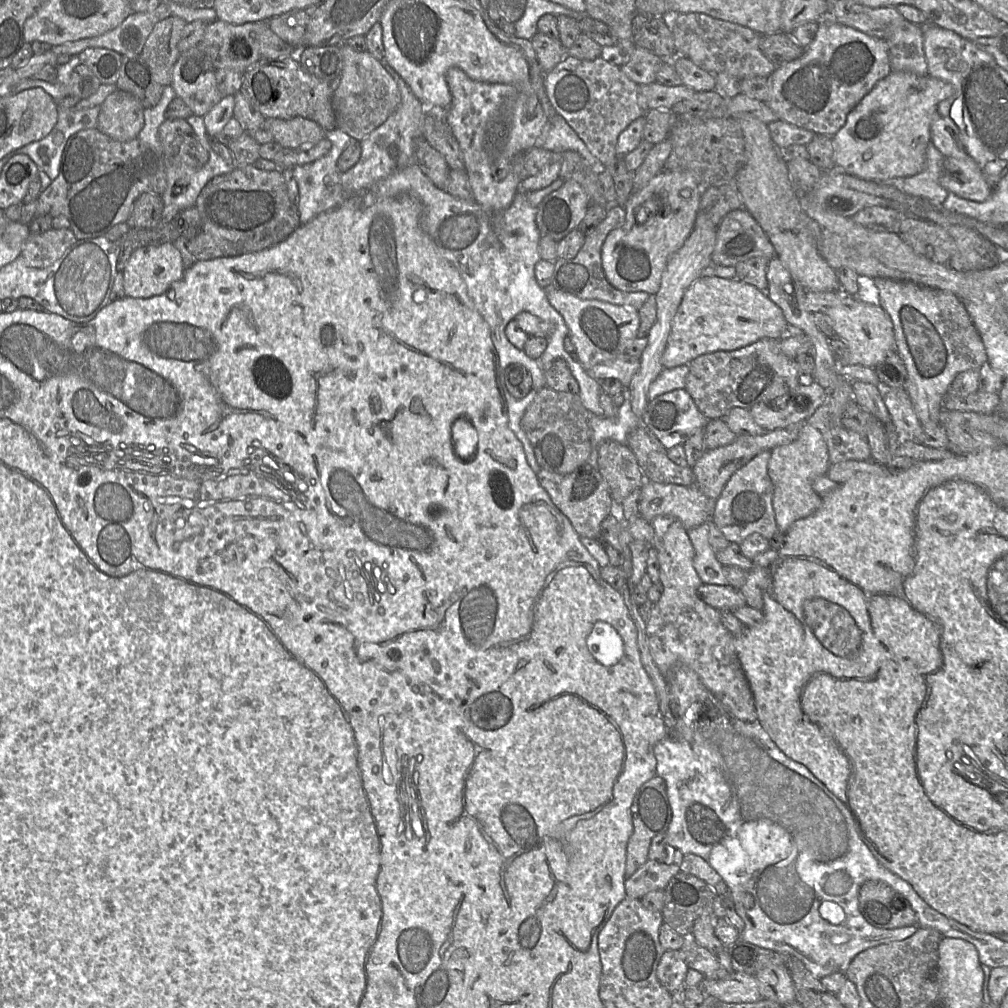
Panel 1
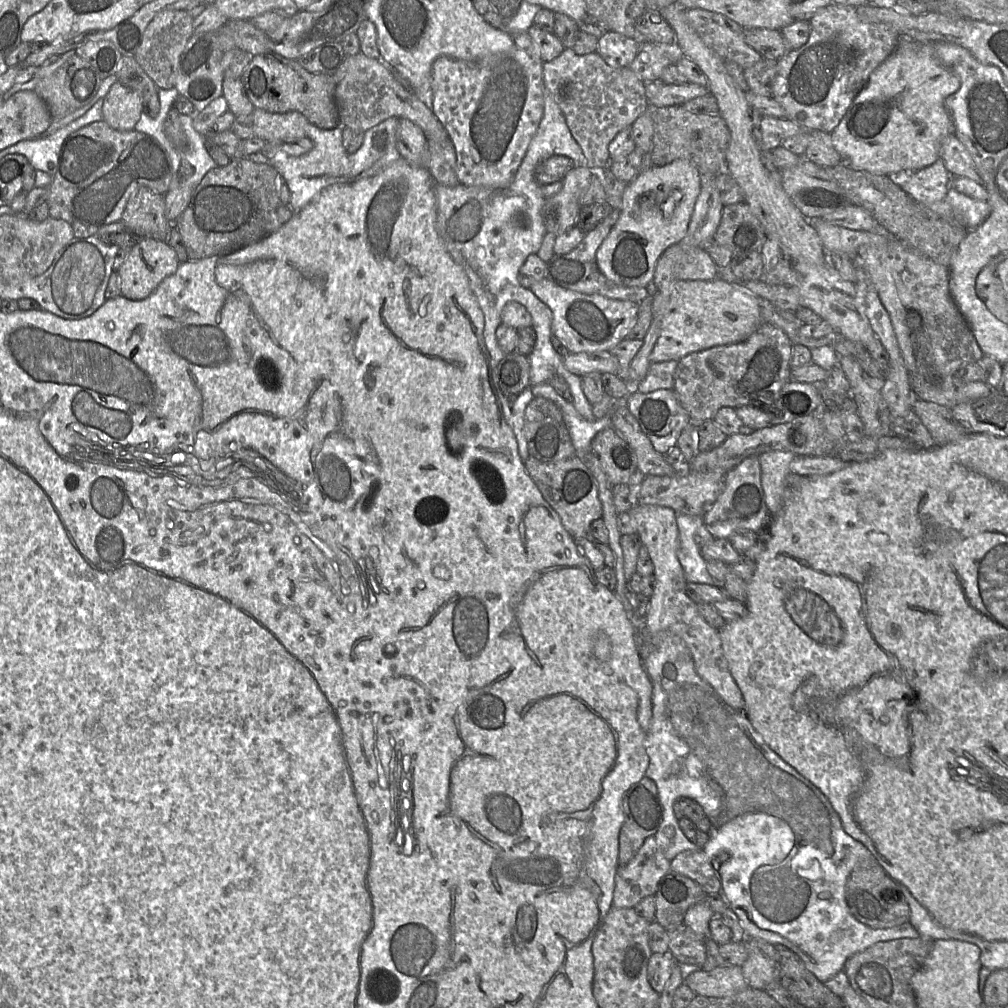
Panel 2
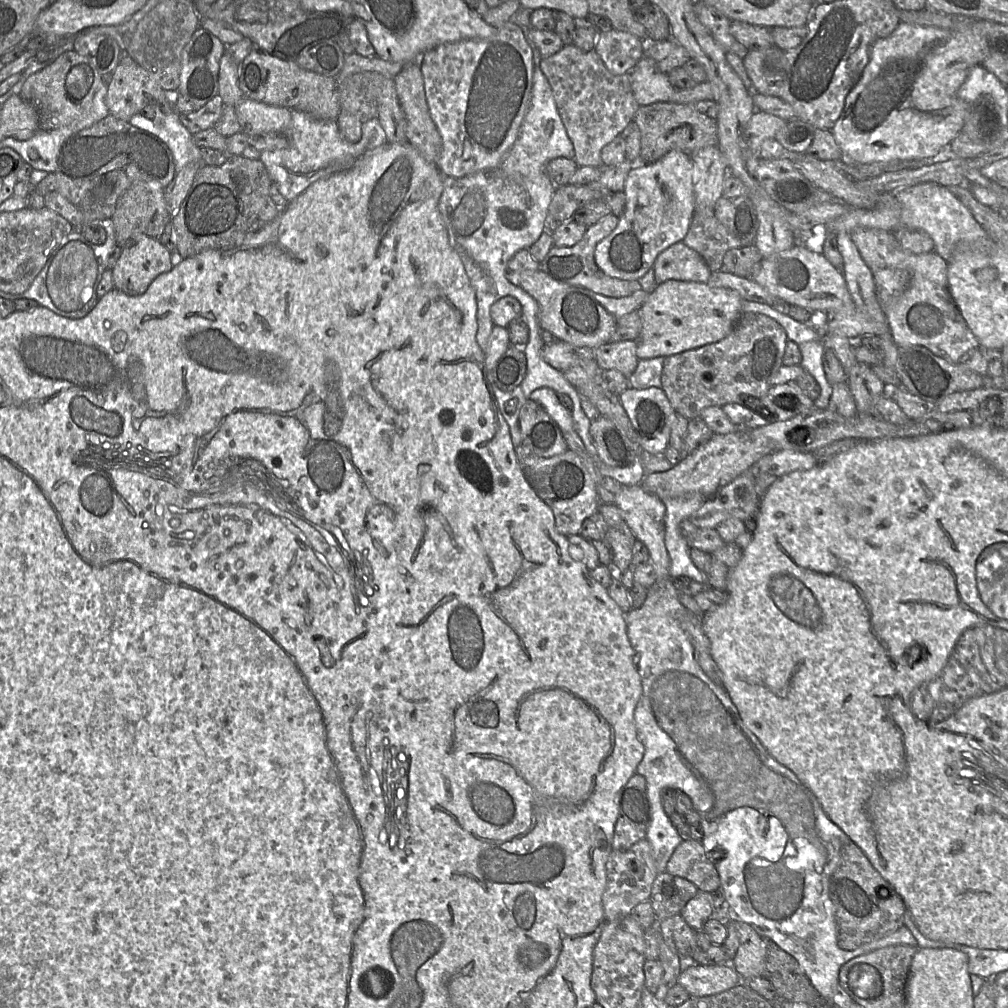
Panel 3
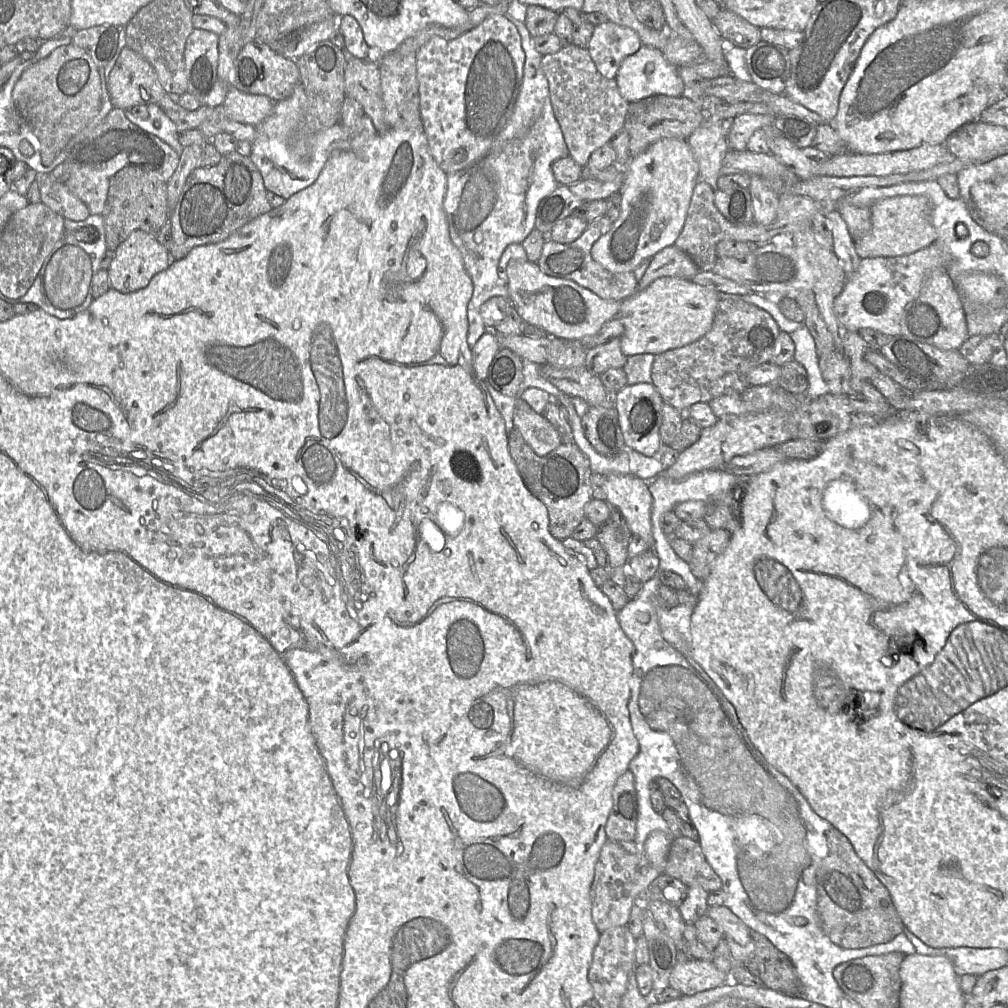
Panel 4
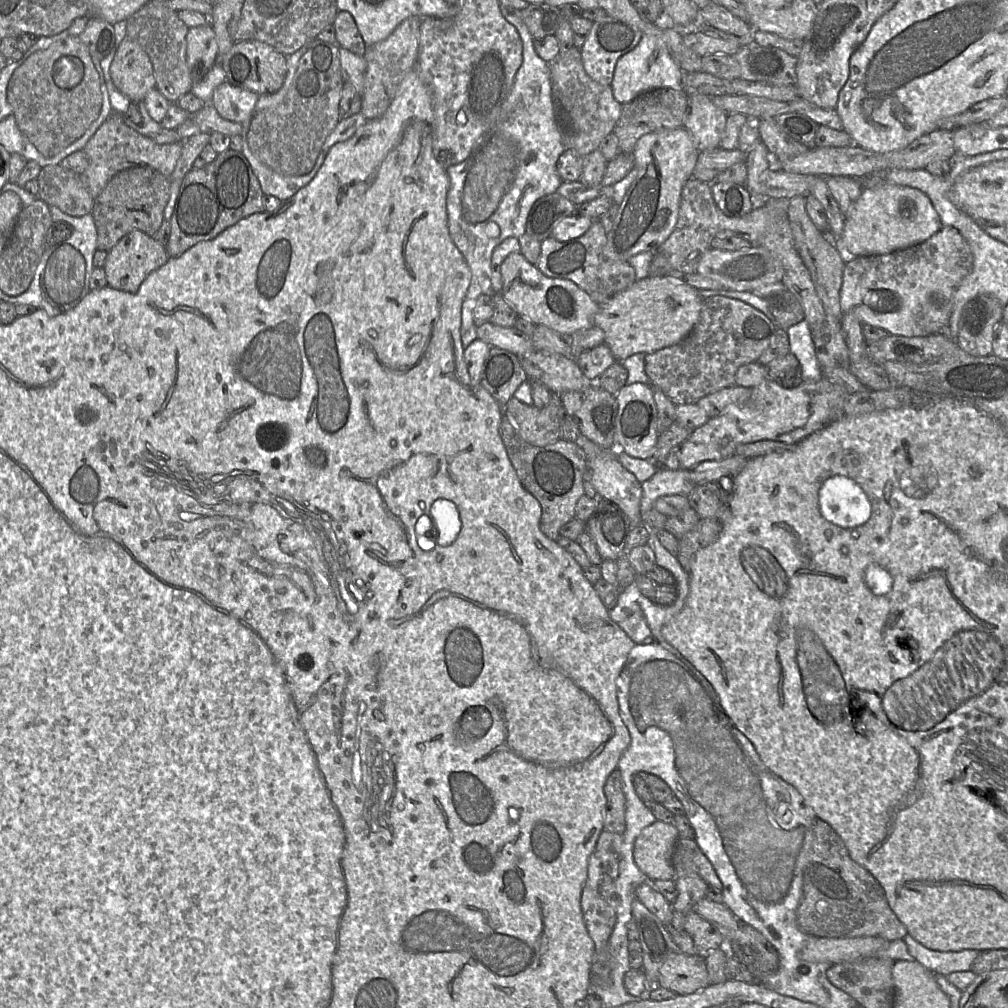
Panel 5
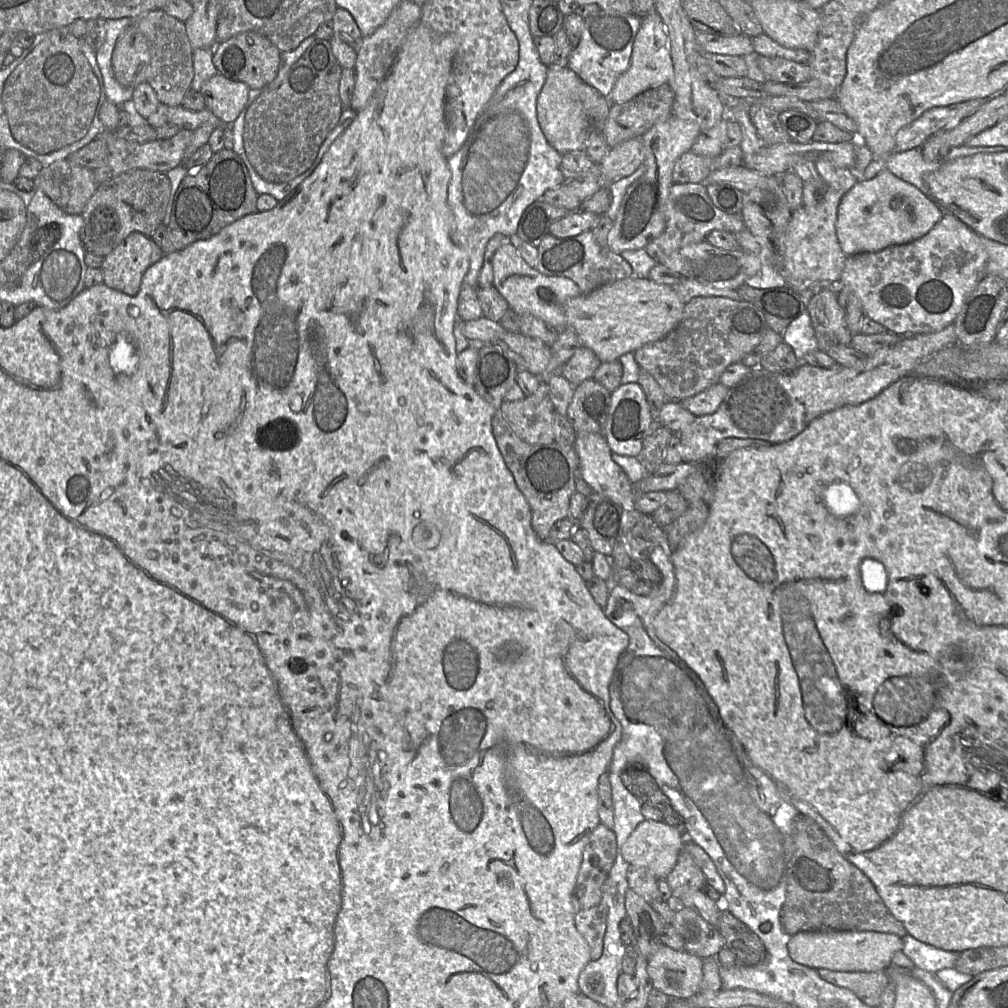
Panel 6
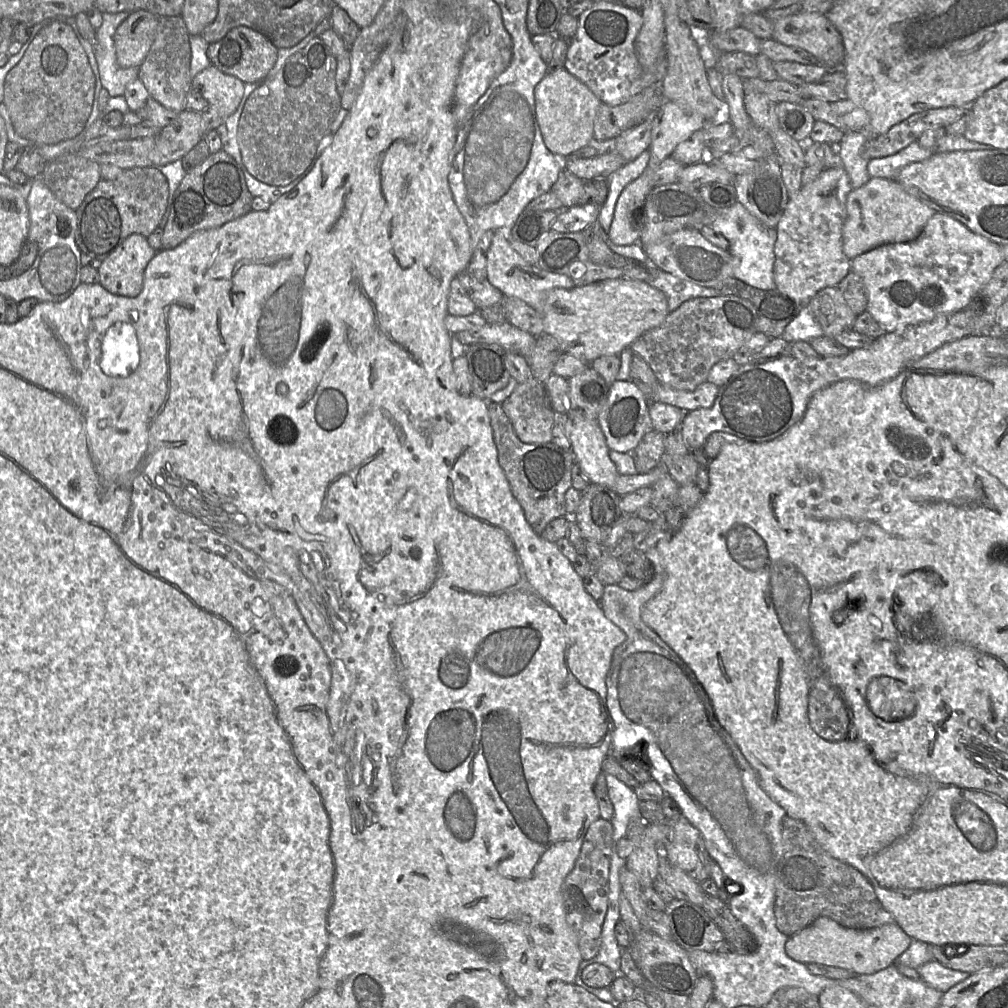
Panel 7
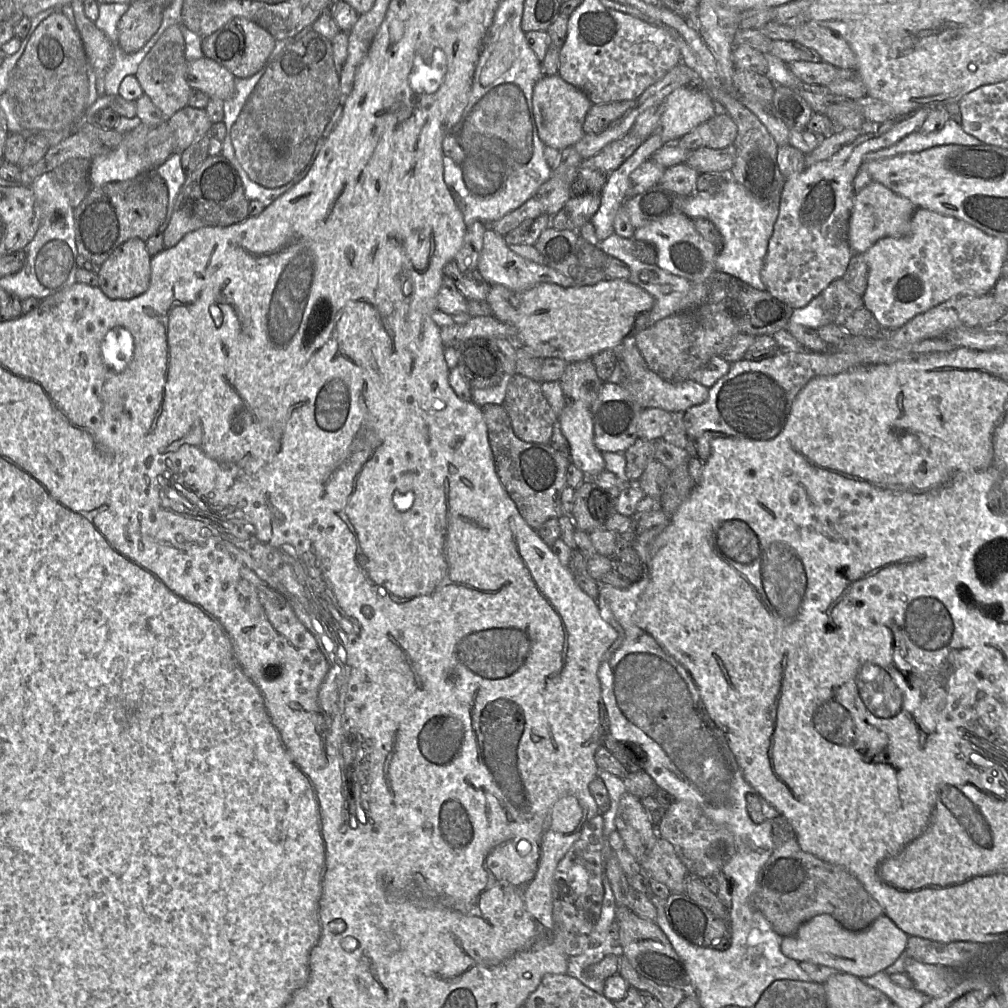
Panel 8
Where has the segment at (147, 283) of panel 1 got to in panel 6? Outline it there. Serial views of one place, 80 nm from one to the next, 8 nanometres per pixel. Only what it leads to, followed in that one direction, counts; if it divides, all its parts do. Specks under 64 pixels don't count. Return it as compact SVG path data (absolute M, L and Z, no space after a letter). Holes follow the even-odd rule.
M131 233L104 257L101 265L103 284L128 296L135 296L145 271L164 256L150 237Z

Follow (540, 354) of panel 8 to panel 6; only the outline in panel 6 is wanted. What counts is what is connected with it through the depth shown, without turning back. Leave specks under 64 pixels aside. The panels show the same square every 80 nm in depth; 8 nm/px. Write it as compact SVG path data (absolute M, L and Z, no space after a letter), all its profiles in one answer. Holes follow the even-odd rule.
M632 276L569 299L565 329L575 331L582 347L592 350L602 363L617 361L623 354L665 338L678 325L685 304L671 285Z

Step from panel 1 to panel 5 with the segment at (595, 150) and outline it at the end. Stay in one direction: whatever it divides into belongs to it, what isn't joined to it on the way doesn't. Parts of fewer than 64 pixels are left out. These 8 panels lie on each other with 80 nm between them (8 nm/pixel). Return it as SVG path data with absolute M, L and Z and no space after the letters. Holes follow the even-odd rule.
M576 47L558 55L550 63L550 70L555 103L570 115L573 122L572 132L567 137L567 148L586 157L599 148L606 136L613 133L622 104L614 98L611 86L601 85L589 77L583 67L581 51Z

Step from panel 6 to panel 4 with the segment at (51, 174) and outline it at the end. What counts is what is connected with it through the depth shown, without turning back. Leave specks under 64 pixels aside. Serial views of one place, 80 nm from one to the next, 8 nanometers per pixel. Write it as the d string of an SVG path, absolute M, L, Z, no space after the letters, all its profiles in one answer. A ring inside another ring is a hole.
M37 173L36 181L41 202L64 219L80 222L90 215L85 203L72 194L65 183L54 180L51 173Z

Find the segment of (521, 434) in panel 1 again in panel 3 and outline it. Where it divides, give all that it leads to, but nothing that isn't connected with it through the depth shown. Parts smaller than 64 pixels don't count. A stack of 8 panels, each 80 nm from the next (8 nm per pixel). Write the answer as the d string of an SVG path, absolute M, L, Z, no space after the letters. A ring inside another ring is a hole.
M492 384L499 410L509 426L511 439L514 447L523 443L520 427L519 412L521 407L529 400L520 388L520 385L511 392L501 391L495 384Z

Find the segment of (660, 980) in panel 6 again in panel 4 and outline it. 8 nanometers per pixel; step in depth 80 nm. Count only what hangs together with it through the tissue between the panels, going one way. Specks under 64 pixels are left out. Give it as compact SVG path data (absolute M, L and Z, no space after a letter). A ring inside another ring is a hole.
M688 959L677 962L670 978L670 987L682 995L693 995L723 985L730 975L720 971L711 961Z

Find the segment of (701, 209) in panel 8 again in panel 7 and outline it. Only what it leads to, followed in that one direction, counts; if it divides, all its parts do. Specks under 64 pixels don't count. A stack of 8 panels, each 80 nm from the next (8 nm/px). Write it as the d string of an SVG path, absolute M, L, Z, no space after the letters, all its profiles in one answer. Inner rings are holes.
M739 201L728 208L715 209L710 226L719 231L729 242L733 258L733 277L761 290L776 290L773 277L775 262L774 245L777 229L764 226Z

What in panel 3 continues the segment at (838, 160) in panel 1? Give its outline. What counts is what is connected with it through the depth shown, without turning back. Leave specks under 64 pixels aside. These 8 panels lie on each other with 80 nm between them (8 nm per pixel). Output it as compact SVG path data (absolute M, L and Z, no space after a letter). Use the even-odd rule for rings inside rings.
M900 22L894 32L882 39L875 41L870 50L870 59L866 65L860 80L850 90L845 99L843 111L831 129L833 136L843 151L845 158L853 164L867 164L891 160L927 161L942 157L951 141L961 132L969 113L969 104L958 96L958 90L968 77L970 70L981 65L989 55L989 43L983 34L975 34L971 31L960 31L953 29L942 29L931 26L918 26Z

